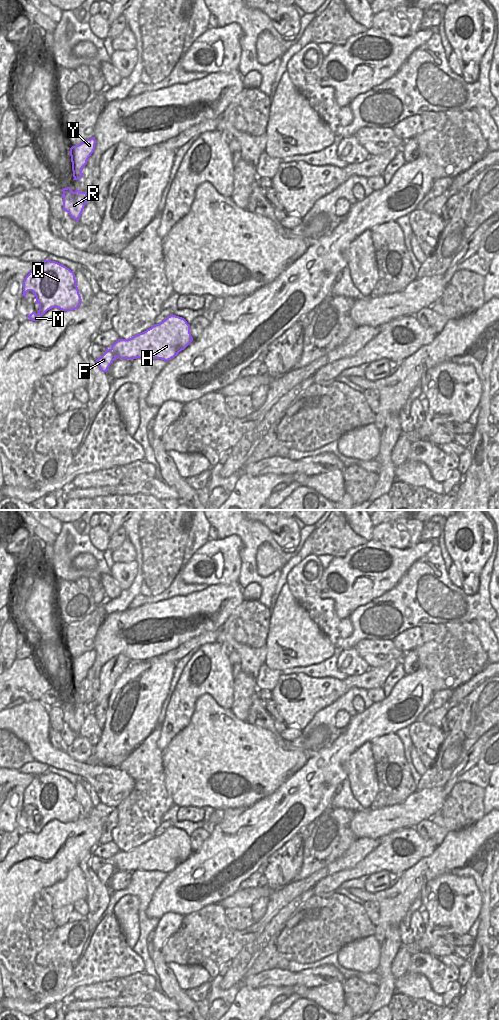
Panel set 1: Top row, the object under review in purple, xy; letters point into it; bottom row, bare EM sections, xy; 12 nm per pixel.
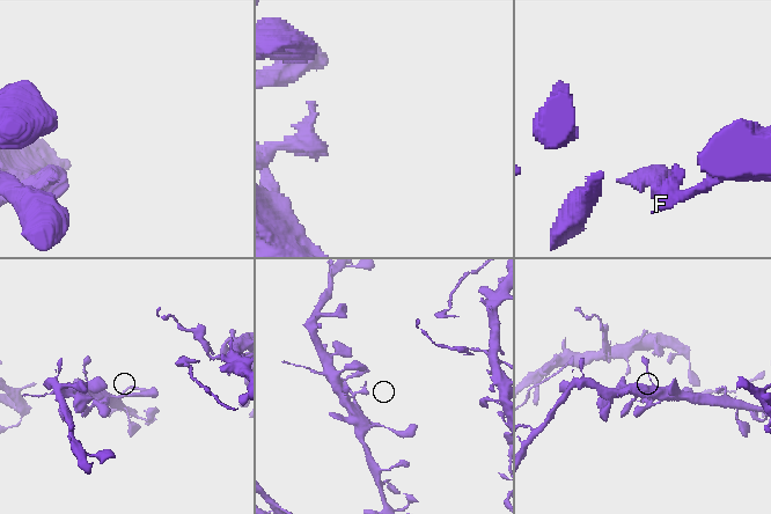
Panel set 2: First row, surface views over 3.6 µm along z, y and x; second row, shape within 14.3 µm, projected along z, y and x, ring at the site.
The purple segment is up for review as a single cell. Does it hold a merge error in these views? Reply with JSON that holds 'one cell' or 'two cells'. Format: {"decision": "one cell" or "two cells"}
{"decision": "one cell"}

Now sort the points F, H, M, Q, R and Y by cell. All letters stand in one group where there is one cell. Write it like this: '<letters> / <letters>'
F H M Q R Y

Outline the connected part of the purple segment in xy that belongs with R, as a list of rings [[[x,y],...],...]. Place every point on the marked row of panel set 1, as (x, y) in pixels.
[[[70,187],[63,188],[62,192],[63,210],[68,212],[74,220],[79,221],[85,204],[88,202],[87,192],[80,192],[78,189],[73,192]]]

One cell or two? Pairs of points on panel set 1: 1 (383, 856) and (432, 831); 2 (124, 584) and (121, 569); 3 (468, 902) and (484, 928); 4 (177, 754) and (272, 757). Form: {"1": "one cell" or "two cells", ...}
{"1": "two cells", "2": "one cell", "3": "two cells", "4": "one cell"}

